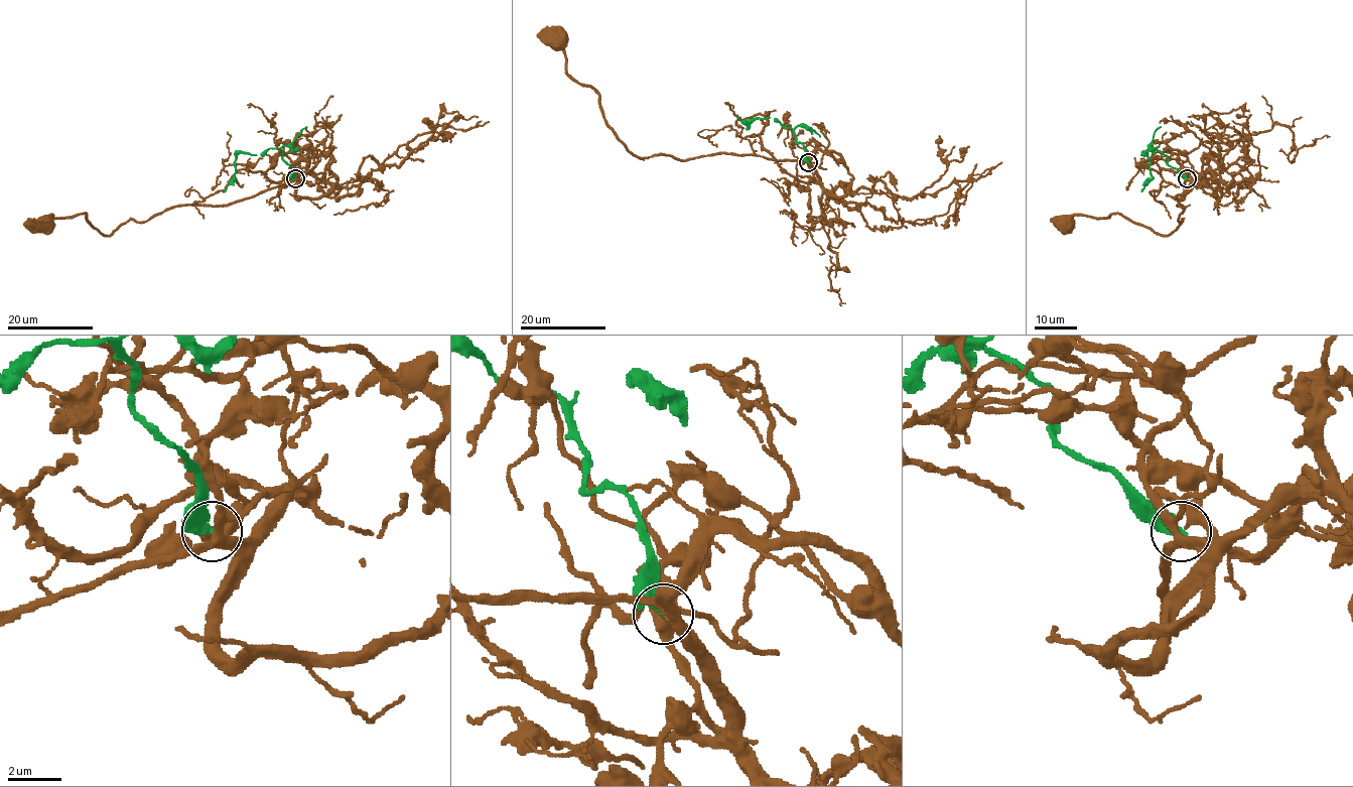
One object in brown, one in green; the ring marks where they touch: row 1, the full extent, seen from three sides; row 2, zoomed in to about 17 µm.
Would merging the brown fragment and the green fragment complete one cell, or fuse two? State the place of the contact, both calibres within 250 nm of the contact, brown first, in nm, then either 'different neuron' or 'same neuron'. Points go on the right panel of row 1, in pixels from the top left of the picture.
place (1187, 178); calibres 300 and 400 nm; different neuron

